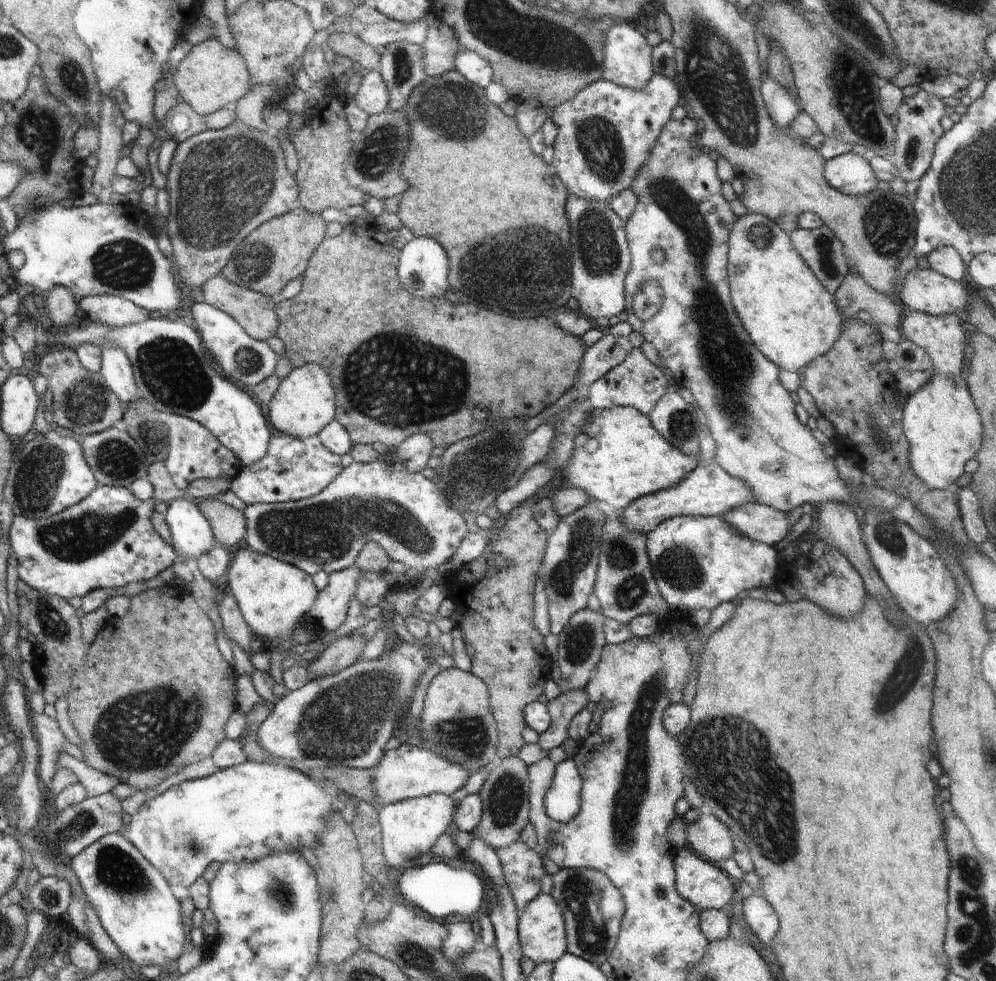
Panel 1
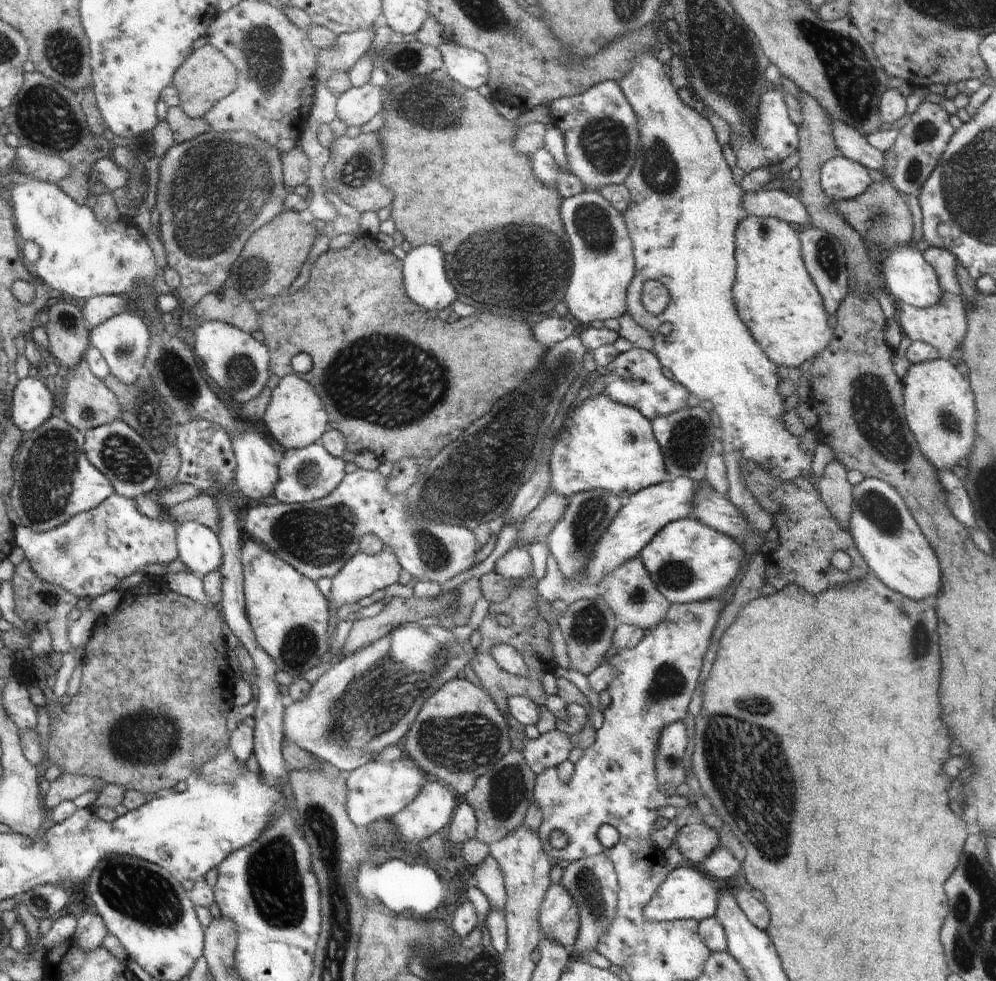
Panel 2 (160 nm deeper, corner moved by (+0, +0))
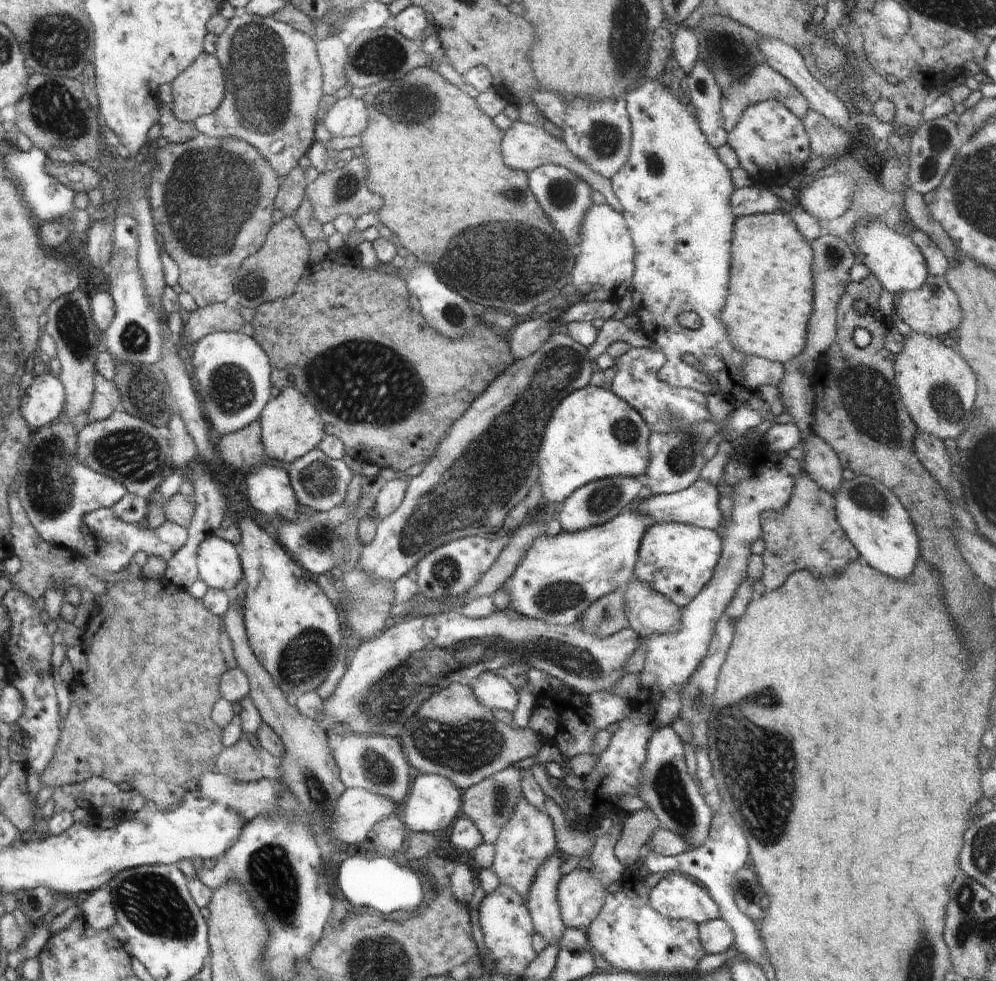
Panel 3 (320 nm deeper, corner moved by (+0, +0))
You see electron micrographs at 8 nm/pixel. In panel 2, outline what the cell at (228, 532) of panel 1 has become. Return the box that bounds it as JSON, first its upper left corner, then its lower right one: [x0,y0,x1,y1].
[165,492,220,535]

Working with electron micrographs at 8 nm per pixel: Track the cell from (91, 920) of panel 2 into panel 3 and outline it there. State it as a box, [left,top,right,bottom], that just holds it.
[79,890,117,930]

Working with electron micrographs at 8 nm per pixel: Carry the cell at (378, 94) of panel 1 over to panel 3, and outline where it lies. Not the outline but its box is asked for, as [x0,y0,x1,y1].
[324,96,370,137]

